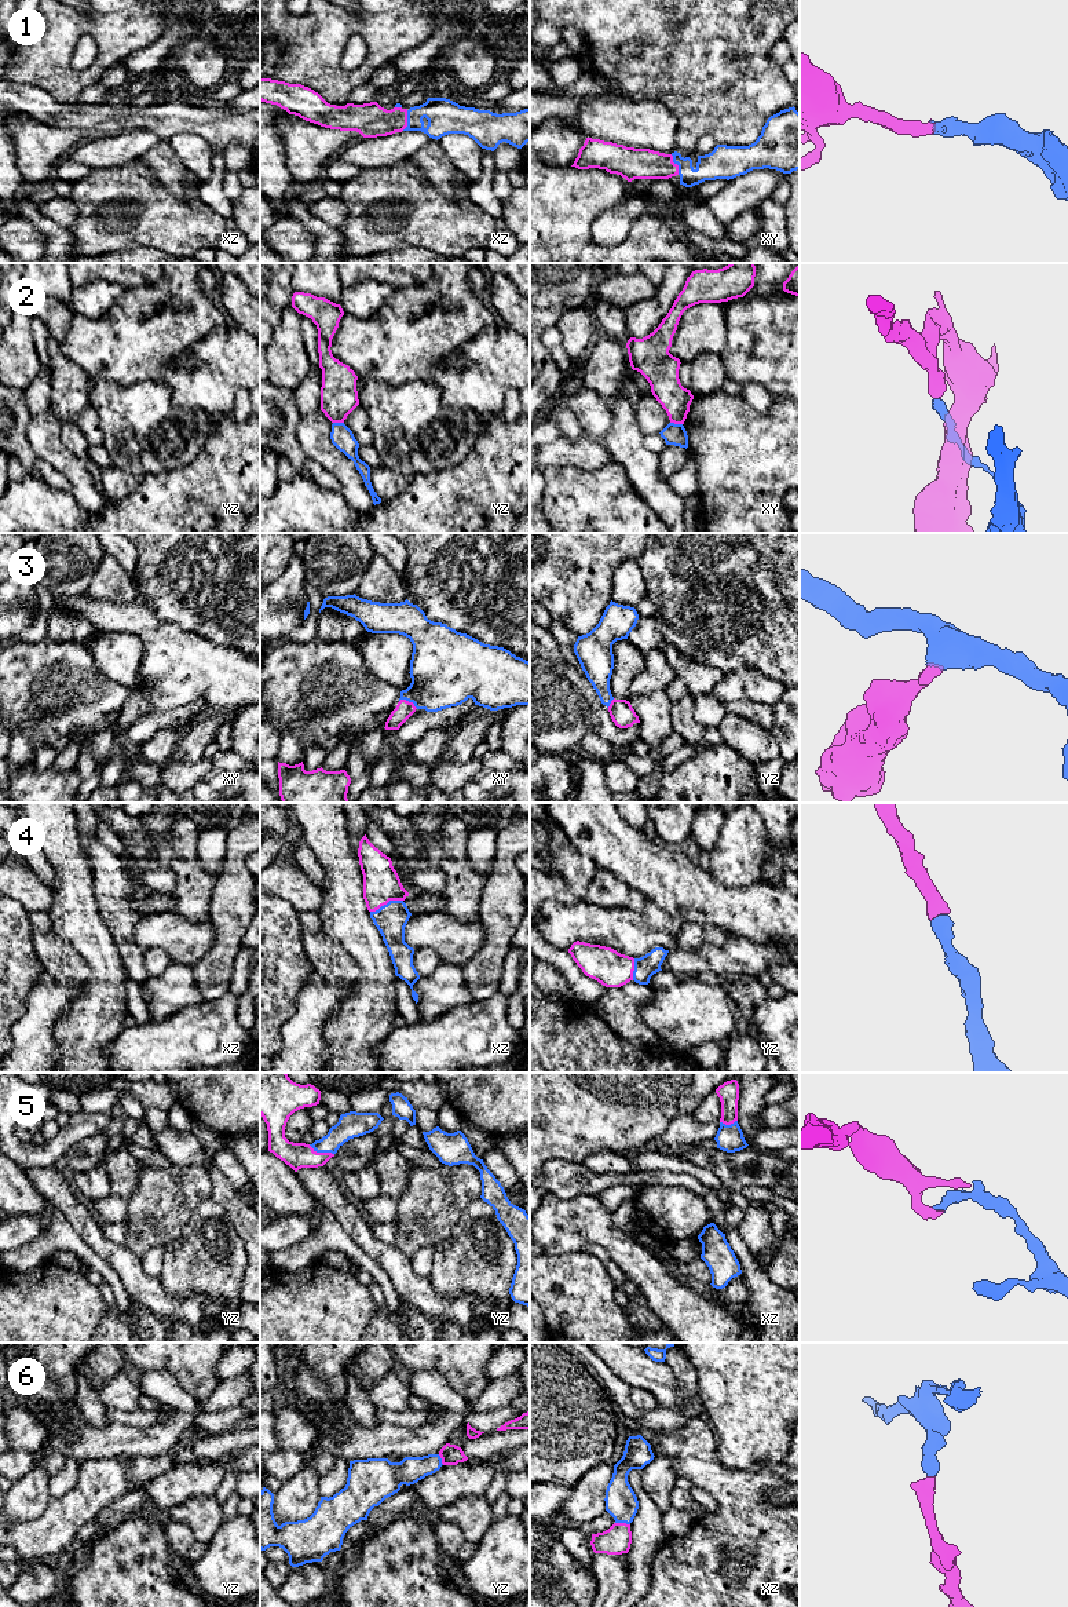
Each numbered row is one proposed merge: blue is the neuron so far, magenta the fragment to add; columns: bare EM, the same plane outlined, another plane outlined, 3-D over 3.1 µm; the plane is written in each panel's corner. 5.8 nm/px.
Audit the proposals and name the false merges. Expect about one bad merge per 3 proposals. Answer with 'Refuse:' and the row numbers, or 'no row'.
Refuse: 2

